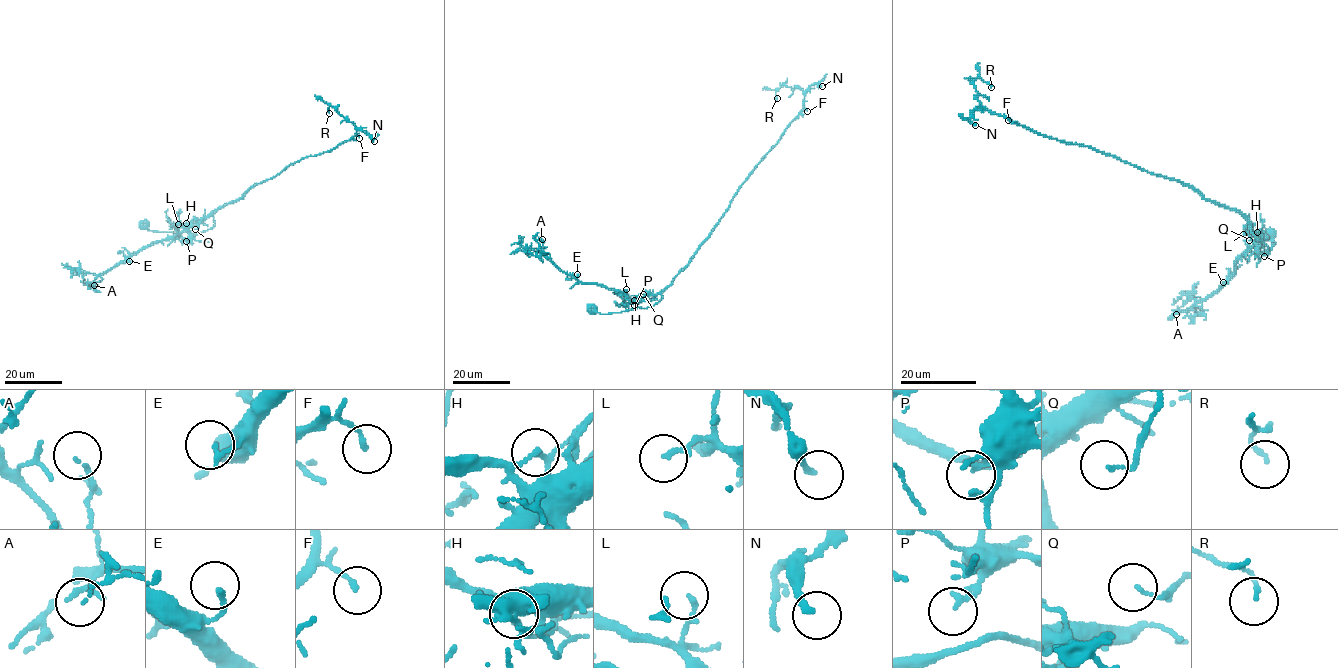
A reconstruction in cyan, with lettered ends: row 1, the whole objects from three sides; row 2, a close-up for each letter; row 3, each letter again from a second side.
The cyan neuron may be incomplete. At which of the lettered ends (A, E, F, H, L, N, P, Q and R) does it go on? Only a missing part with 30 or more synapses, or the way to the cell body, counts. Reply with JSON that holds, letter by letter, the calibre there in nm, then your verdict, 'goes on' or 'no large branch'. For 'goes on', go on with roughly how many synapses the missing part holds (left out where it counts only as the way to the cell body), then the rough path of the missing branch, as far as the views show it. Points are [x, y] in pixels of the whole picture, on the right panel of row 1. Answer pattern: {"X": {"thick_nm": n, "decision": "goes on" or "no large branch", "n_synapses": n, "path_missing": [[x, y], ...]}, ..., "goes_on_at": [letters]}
{"A": {"thick_nm": 100, "decision": "no large branch"}, "E": {"thick_nm": 160, "decision": "no large branch"}, "F": {"thick_nm": 120, "decision": "no large branch"}, "H": {"thick_nm": 110, "decision": "no large branch"}, "L": {"thick_nm": 150, "decision": "no large branch"}, "N": {"thick_nm": 190, "decision": "goes on", "n_synapses": 40, "path_missing": [[975, 125], [975, 129], [989, 141]]}, "P": {"thick_nm": 120, "decision": "no large branch"}, "Q": {"thick_nm": 90, "decision": "no large branch"}, "R": {"thick_nm": 120, "decision": "no large branch"}, "goes_on_at": ["N"]}

